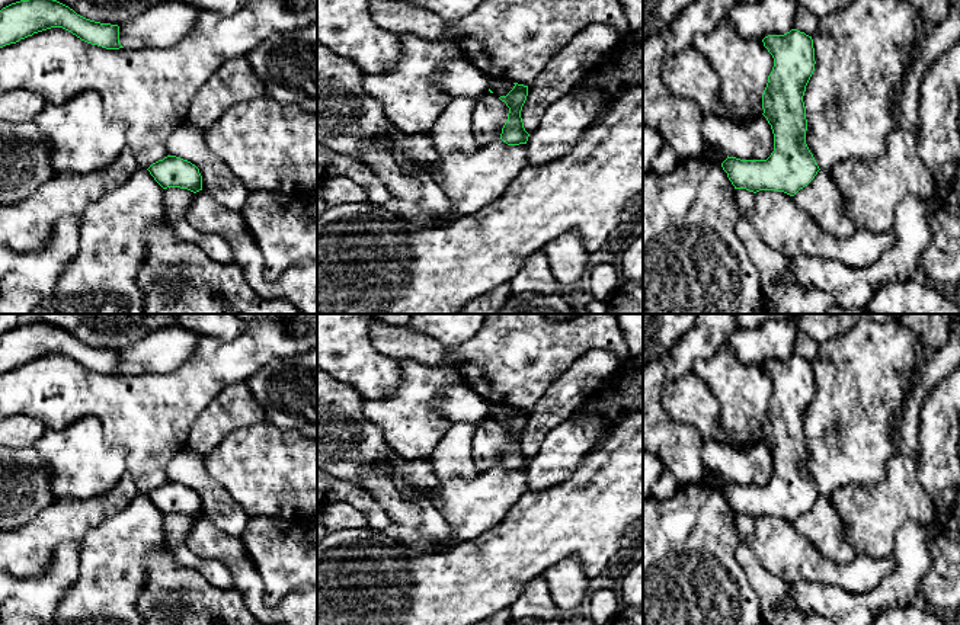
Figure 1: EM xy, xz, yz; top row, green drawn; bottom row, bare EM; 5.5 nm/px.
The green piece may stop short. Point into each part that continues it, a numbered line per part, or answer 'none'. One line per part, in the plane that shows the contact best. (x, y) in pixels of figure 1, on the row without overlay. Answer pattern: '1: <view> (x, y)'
none

